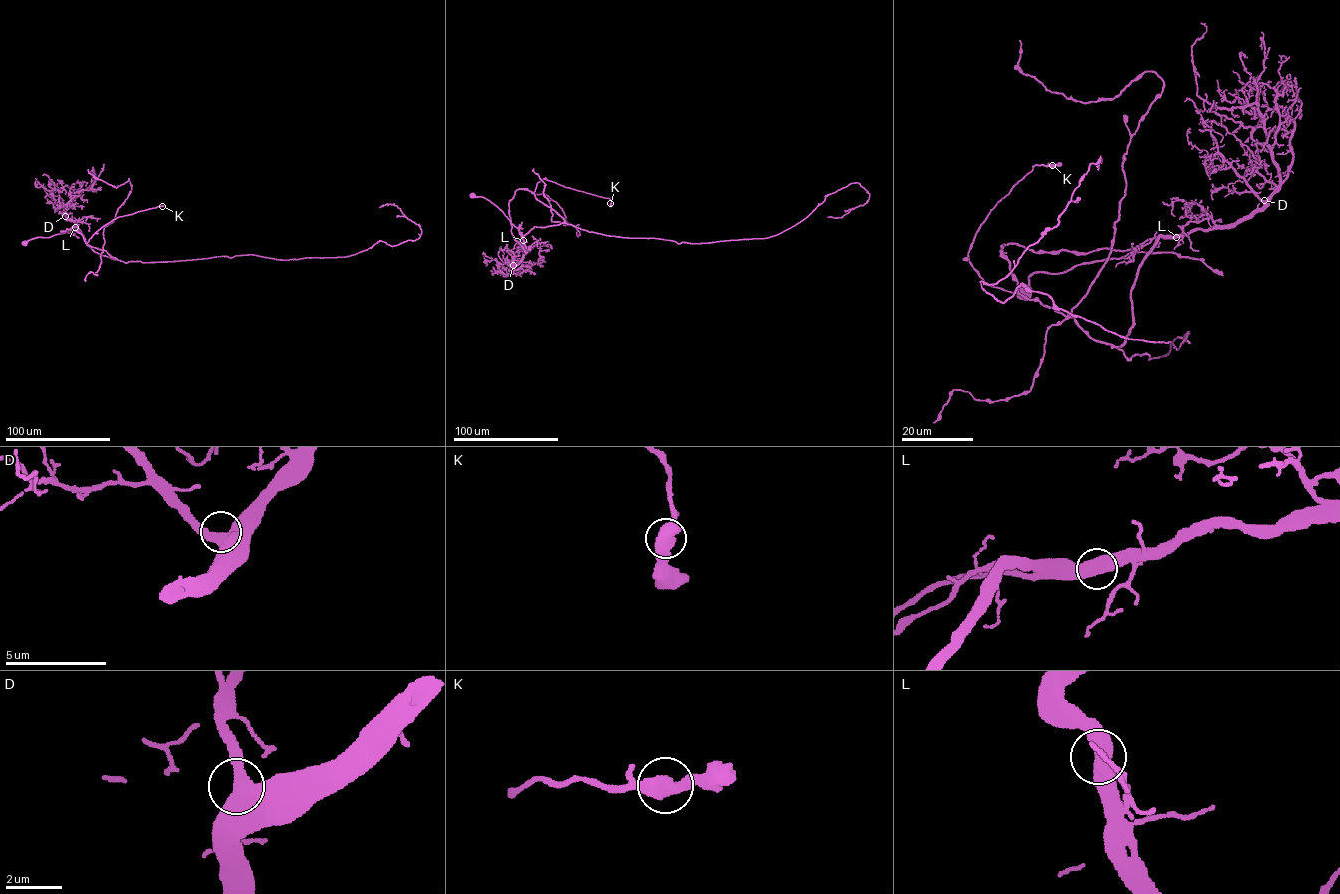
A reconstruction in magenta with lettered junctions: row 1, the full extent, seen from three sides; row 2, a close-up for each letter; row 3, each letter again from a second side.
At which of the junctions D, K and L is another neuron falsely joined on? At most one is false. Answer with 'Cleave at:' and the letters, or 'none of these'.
Cleave at: none of these

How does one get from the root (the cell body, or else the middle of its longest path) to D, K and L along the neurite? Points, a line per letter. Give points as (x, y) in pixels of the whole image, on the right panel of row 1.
D: (1026, 293), (1035, 272), (1063, 273), (1123, 258), (1151, 239), (1235, 225), (1264, 200)
K: (1026, 293), (1035, 272), (1164, 236), (1119, 347), (988, 285), (974, 236), (1052, 165)
L: (1026, 293), (1028, 277), (1035, 272), (1063, 273), (1085, 263), (1123, 258), (1151, 239), (1176, 237)

